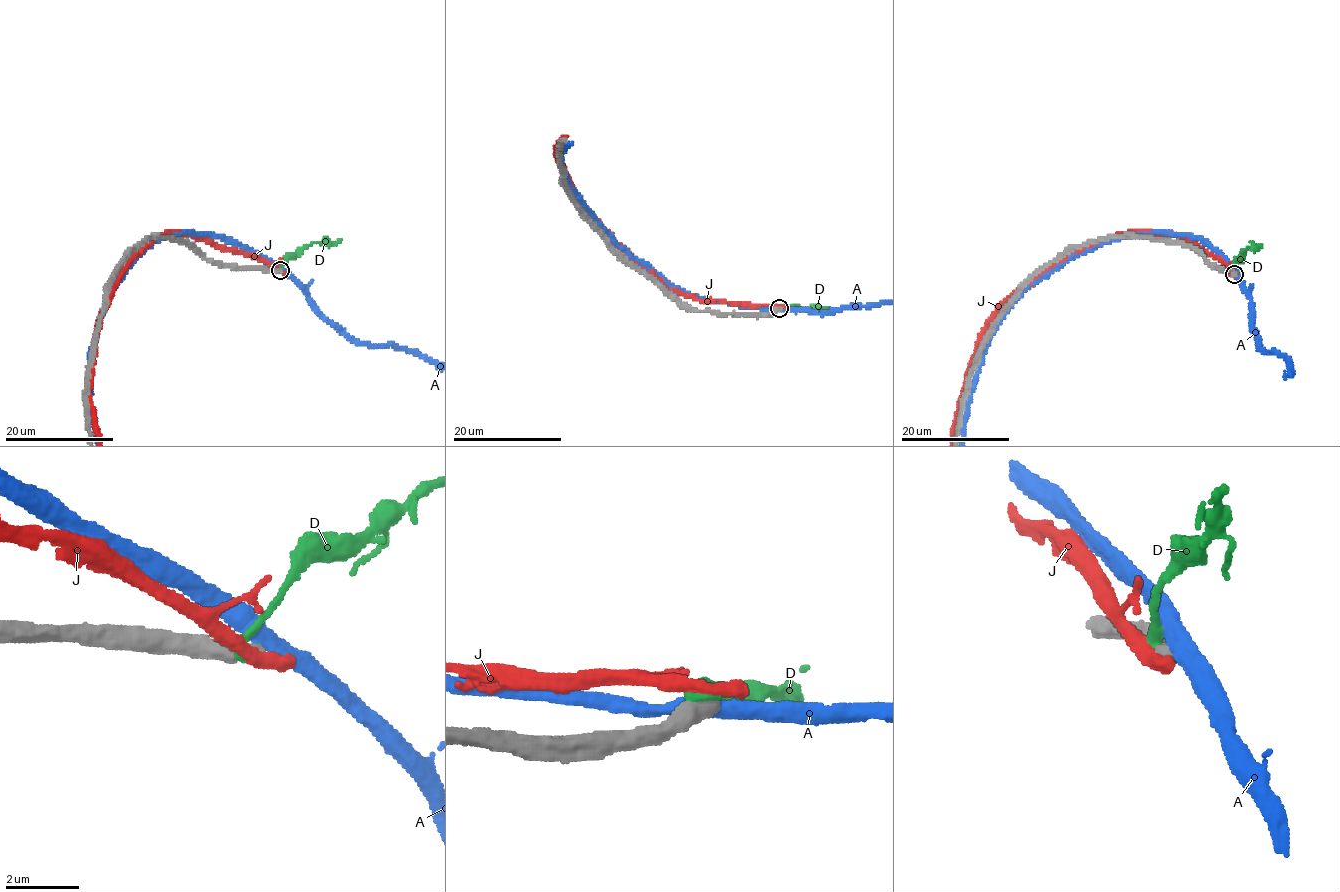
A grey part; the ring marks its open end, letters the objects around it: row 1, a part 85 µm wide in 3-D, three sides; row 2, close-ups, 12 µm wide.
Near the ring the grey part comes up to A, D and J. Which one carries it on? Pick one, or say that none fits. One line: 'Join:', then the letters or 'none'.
Join: none

